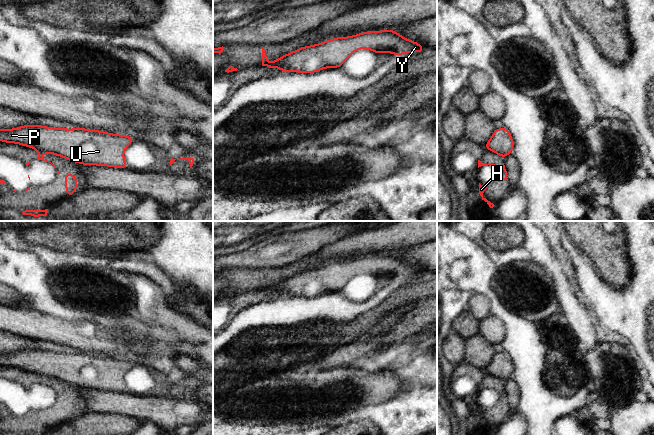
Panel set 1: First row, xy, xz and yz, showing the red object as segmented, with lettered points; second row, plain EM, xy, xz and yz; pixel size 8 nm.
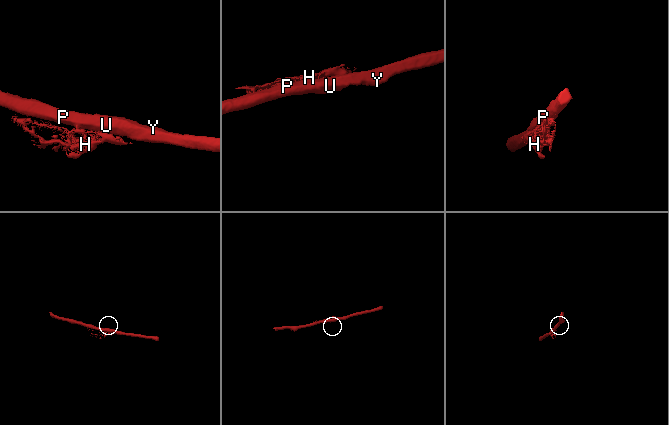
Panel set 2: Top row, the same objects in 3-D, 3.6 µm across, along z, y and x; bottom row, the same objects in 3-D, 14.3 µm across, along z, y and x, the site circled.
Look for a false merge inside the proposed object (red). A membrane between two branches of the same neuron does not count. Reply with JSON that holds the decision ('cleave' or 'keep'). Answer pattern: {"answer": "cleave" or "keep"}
{"answer": "cleave"}

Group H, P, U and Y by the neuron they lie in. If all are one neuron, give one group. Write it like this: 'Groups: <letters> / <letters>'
Groups: H / P U Y

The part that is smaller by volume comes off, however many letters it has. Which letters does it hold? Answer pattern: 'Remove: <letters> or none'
Remove: H

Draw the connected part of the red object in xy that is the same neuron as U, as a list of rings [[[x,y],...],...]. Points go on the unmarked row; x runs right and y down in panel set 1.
[[[21,349],[0,353],[0,365],[15,367],[63,381],[82,389],[127,393],[124,374],[135,361],[87,354],[52,352],[43,349]]]

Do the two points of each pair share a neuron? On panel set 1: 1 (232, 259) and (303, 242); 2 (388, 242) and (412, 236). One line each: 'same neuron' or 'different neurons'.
1: same neuron
2: same neuron

